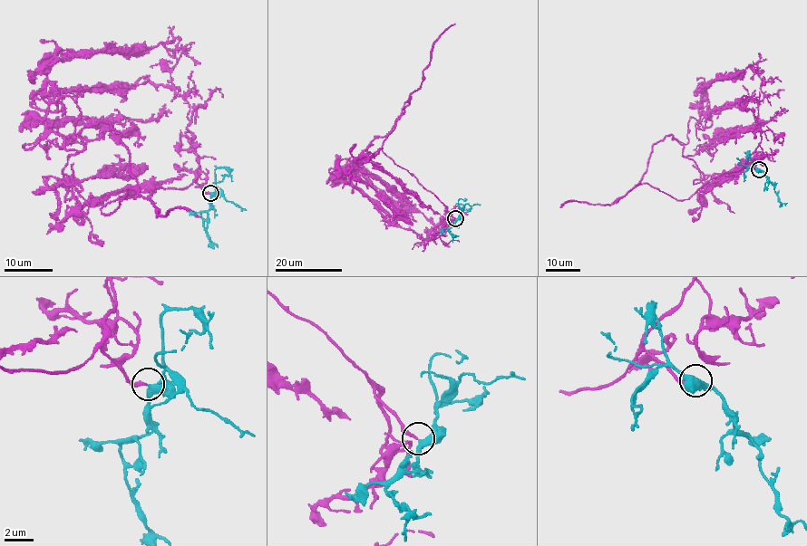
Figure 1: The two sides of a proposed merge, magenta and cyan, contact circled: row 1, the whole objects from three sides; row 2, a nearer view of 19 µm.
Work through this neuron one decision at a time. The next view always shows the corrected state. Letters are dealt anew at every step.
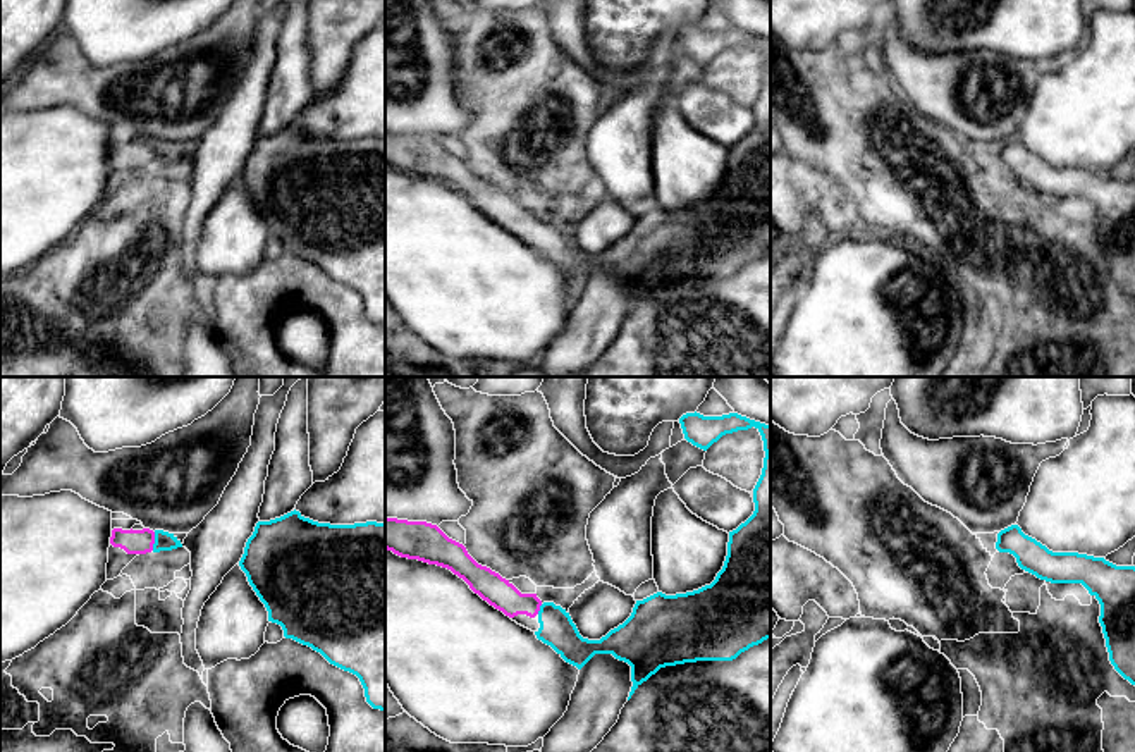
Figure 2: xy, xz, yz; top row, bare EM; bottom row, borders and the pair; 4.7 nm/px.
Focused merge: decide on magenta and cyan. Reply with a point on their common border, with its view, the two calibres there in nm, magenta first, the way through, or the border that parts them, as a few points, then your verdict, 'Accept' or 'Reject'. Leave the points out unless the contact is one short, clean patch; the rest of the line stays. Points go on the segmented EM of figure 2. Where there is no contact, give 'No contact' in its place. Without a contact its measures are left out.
Touches magenta at xy (153, 541). Thickness 110 nm (magenta) against 90 nm. Path across: xy (131, 541), (153, 541), (164, 541). Accept

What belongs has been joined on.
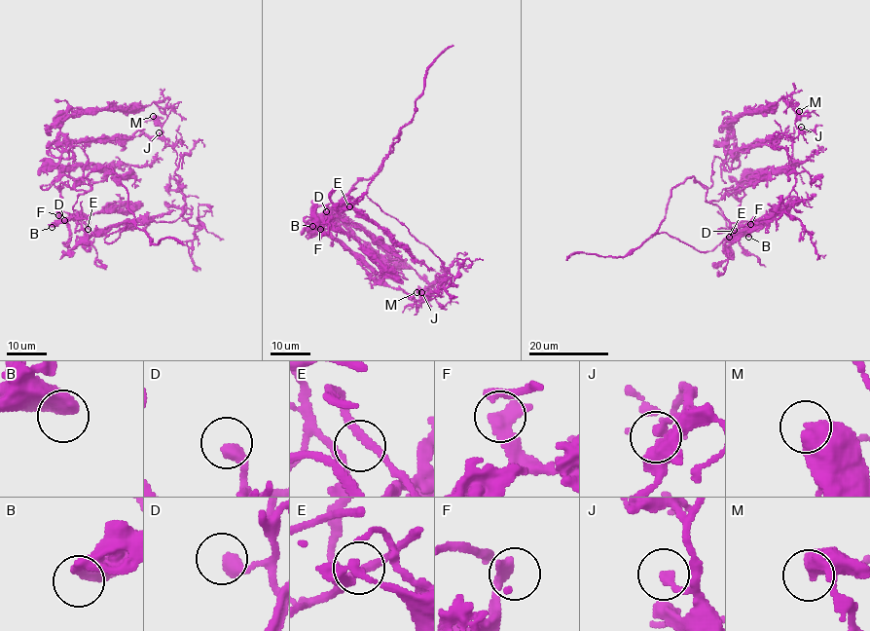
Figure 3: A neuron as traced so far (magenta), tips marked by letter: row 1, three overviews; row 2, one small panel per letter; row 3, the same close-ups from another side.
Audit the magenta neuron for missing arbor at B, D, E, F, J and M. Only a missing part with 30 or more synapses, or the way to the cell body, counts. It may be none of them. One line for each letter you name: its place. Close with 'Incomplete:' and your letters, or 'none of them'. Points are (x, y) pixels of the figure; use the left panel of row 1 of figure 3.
F: Place: (58, 215)
Incomplete: F

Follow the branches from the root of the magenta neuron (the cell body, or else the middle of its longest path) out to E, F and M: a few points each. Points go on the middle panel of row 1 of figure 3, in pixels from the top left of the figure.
E: (393, 149), (376, 172), (359, 180), (336, 207), (343, 210), (355, 208), (349, 206)
F: (393, 149), (376, 172), (359, 180), (336, 204), (337, 216), (320, 229)
M: (393, 149), (326, 222), (356, 222), (378, 238), (430, 285), (416, 292)

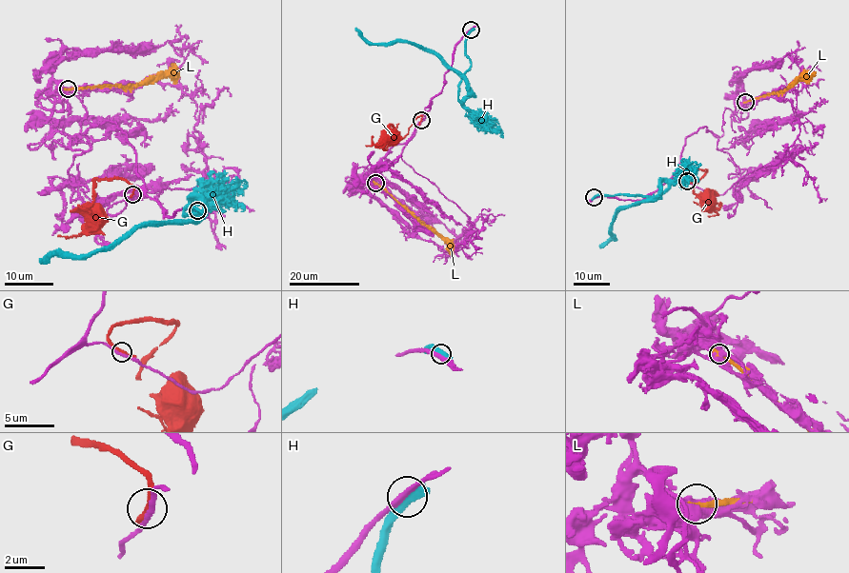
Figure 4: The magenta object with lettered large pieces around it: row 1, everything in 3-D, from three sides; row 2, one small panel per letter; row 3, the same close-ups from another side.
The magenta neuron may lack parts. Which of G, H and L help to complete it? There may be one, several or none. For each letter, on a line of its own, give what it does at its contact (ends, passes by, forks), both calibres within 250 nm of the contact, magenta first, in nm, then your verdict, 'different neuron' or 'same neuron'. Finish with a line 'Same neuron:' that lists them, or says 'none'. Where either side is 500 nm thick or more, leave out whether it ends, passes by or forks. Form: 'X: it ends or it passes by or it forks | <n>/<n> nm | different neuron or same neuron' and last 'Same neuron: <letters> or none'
G: it passes by | 240/260 nm | different neuron
H: it passes by | 320/420 nm | different neuron
L: it ends | 440/420 nm | different neuron
Same neuron: none

